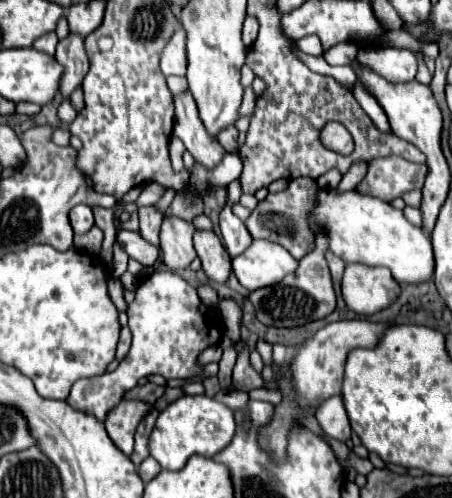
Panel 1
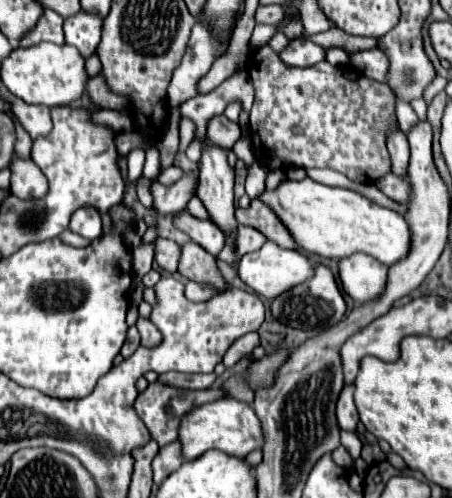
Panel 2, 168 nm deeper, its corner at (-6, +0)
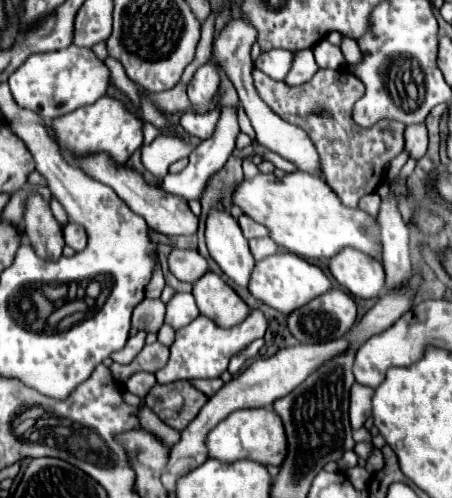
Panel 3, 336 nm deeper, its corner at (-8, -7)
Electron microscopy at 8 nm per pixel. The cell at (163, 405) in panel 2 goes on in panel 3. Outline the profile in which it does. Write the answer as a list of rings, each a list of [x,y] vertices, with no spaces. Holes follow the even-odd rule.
[[[178,380],[164,386],[156,384],[146,394],[144,402],[162,418],[162,422],[176,430],[184,430],[184,426],[188,426],[208,402],[208,398],[188,380]]]

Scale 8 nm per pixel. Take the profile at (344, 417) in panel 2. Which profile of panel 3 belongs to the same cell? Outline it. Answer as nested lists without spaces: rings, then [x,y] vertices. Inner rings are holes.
[[[354,384],[350,390],[350,424],[354,430],[364,426],[366,418],[372,414],[372,392],[374,388]]]

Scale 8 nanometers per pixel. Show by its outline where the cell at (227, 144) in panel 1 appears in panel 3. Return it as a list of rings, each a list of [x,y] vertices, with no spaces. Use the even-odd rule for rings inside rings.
[[[212,110],[204,116],[198,116],[198,114],[182,114],[180,116],[180,126],[192,134],[192,136],[198,136],[202,140],[210,138],[214,134],[214,128],[216,128],[216,122],[218,122],[218,110]]]

